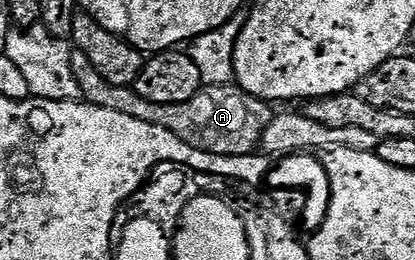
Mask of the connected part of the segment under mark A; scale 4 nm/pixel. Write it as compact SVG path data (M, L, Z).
M80 50L72 51L72 67L74 80L78 80L83 101L98 108L110 108L110 112L134 116L134 120L142 120L151 126L166 128L166 132L174 132L174 136L190 144L190 148L198 148L202 152L218 156L253 153L260 145L262 132L266 132L274 116L273 107L263 98L250 96L235 84L204 86L193 98L182 104L154 104L150 100L142 100L142 96L138 96L135 89L106 84L106 80L98 76L94 64L90 64L90 60L86 60L86 56Z

